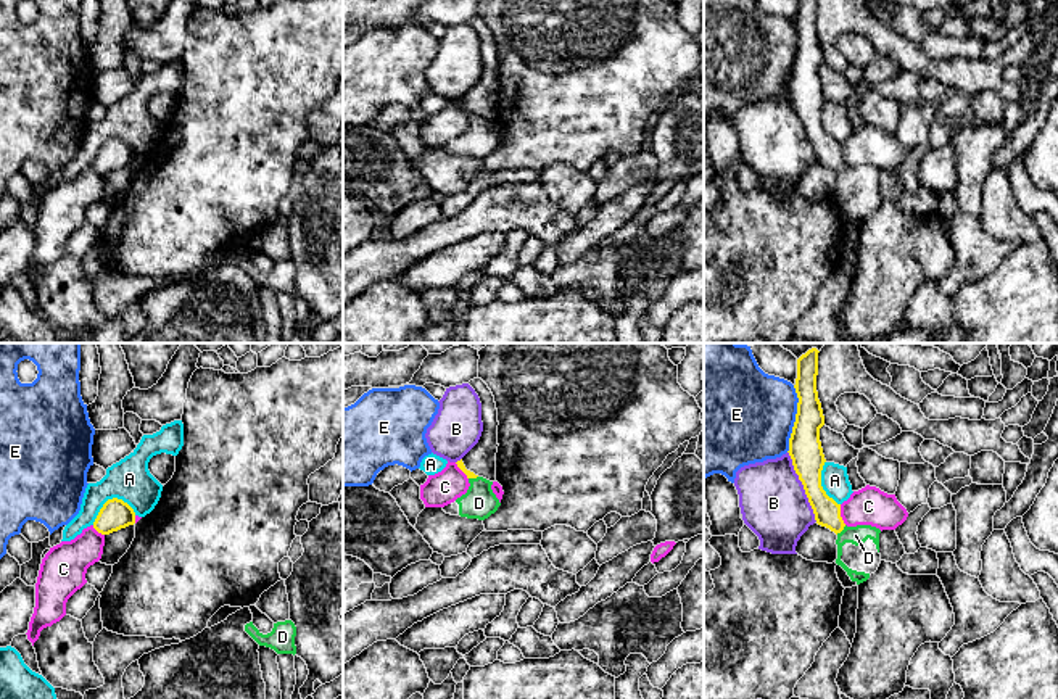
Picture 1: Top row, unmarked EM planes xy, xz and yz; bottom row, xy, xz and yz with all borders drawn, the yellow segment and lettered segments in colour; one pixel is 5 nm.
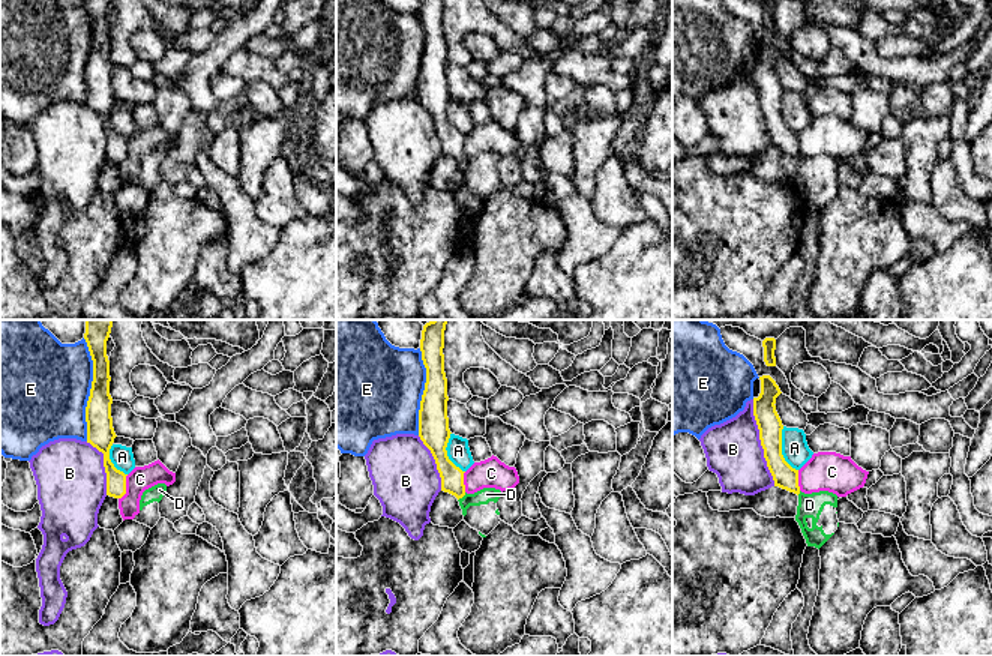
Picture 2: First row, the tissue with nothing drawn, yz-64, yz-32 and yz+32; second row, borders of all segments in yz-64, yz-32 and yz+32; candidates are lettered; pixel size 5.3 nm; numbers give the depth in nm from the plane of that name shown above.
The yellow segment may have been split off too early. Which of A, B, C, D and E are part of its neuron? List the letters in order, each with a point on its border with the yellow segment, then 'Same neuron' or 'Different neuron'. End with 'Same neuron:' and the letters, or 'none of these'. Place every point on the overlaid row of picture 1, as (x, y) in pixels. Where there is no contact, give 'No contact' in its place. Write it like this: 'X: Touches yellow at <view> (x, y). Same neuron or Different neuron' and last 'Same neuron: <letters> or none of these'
A: Touches yellow at xy (110, 500). Different neuron
B: Touches yellow at yz (804, 487). Different neuron
C: Touches yellow at yz (839, 514). Different neuron
D: Touches yellow at yz (841, 530). Same neuron
E: Touches yellow at yz (796, 419). Different neuron
Same neuron: D

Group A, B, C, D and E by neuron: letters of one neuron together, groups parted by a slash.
A / B / C / D / E

